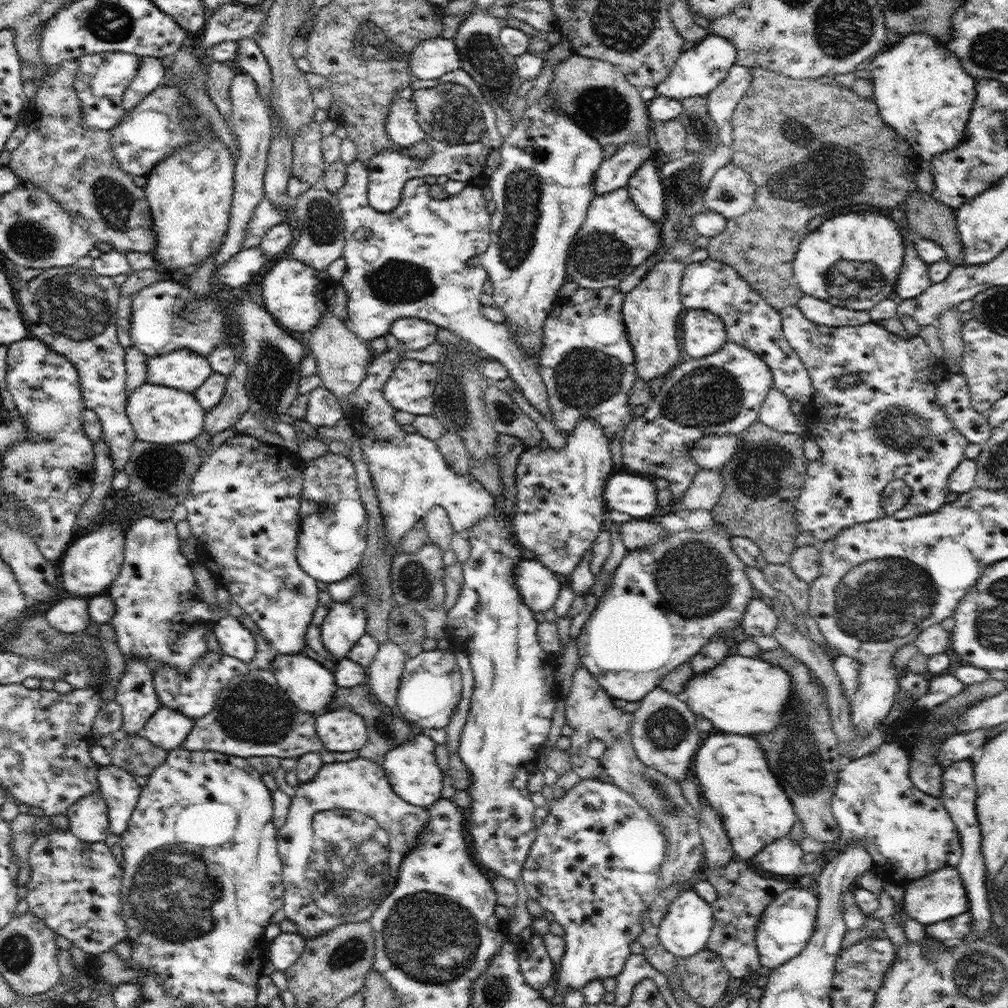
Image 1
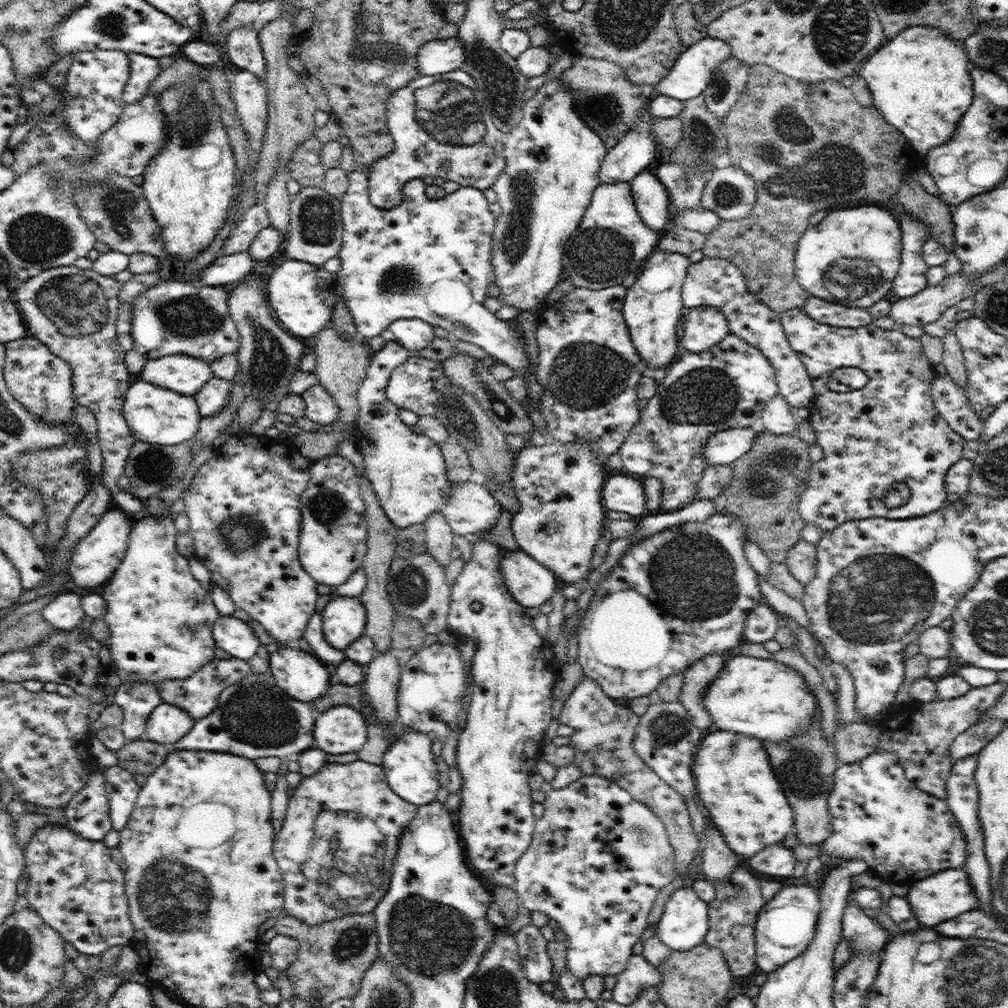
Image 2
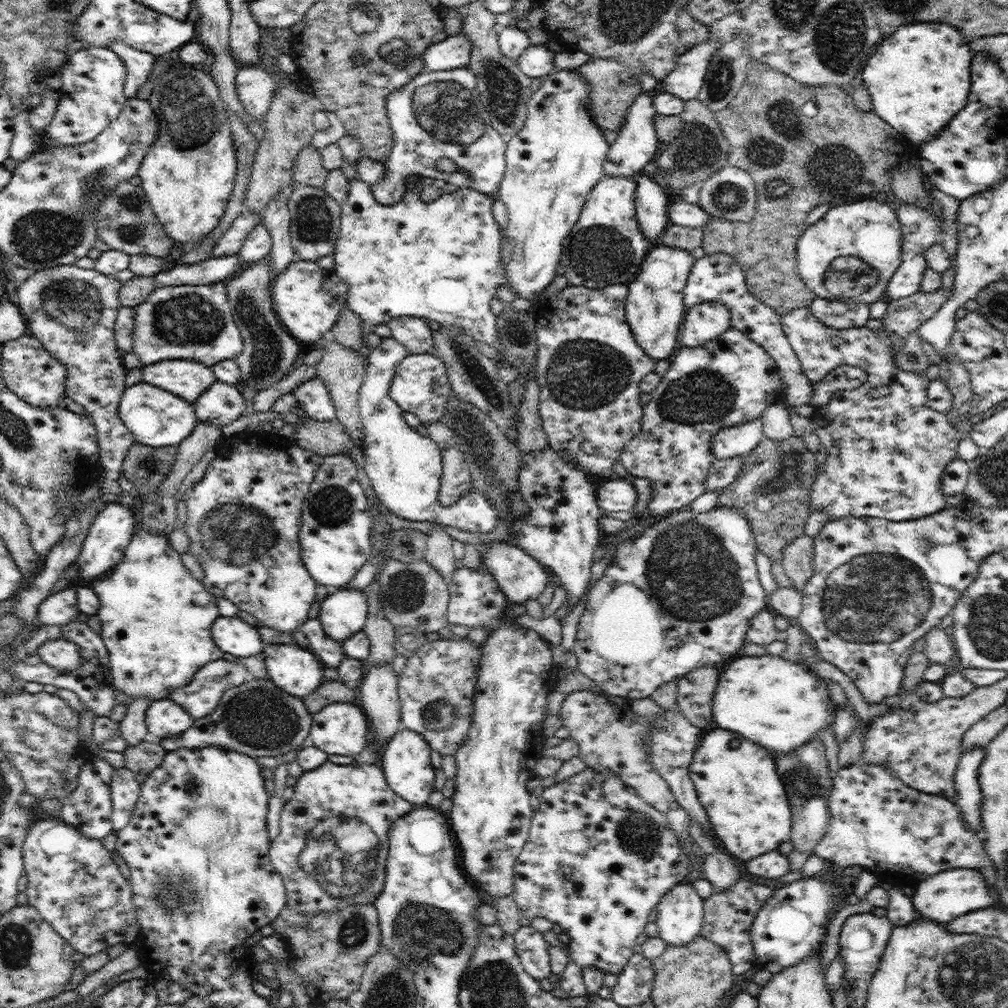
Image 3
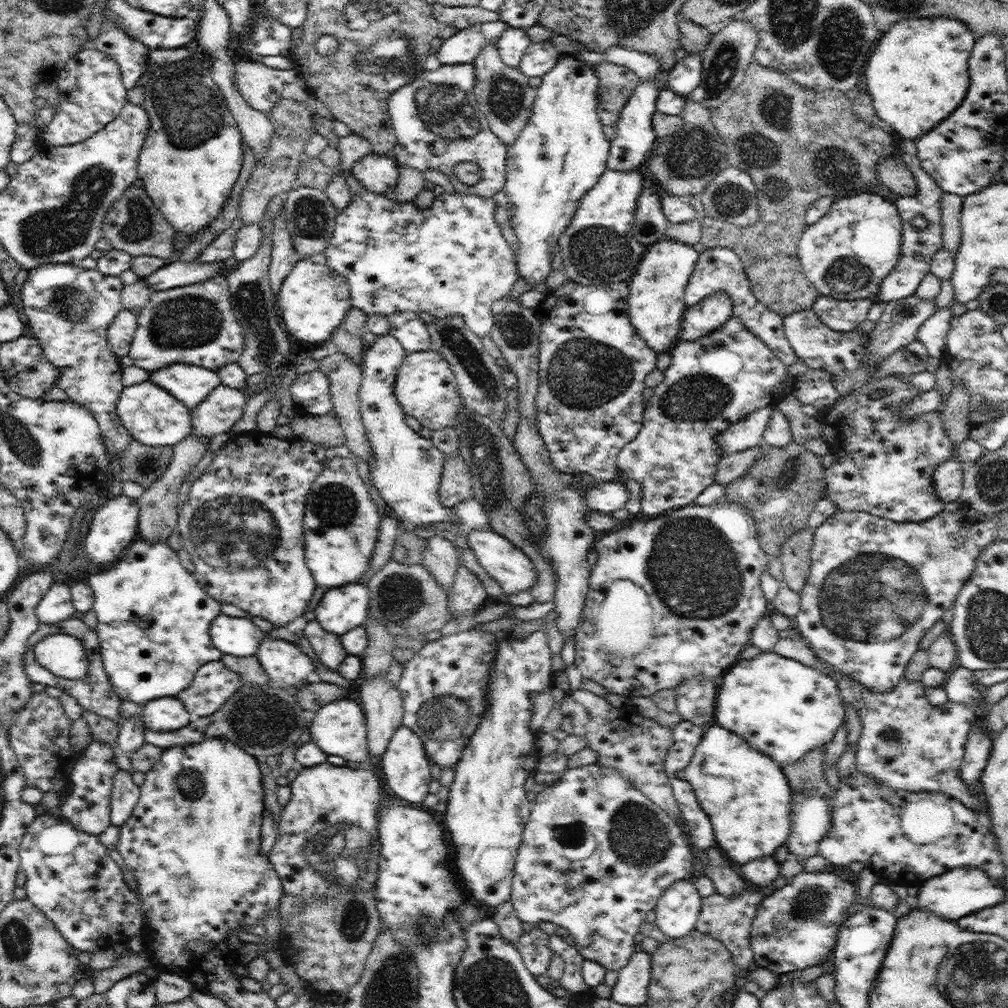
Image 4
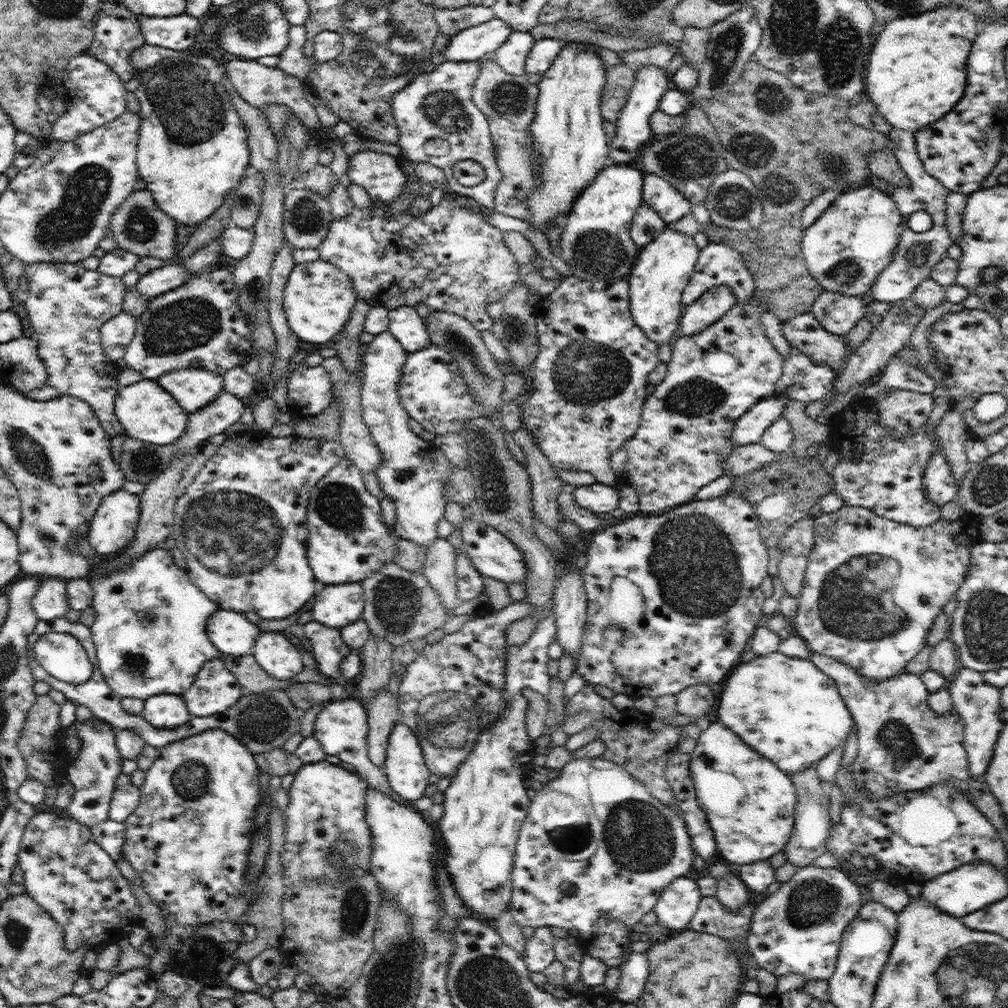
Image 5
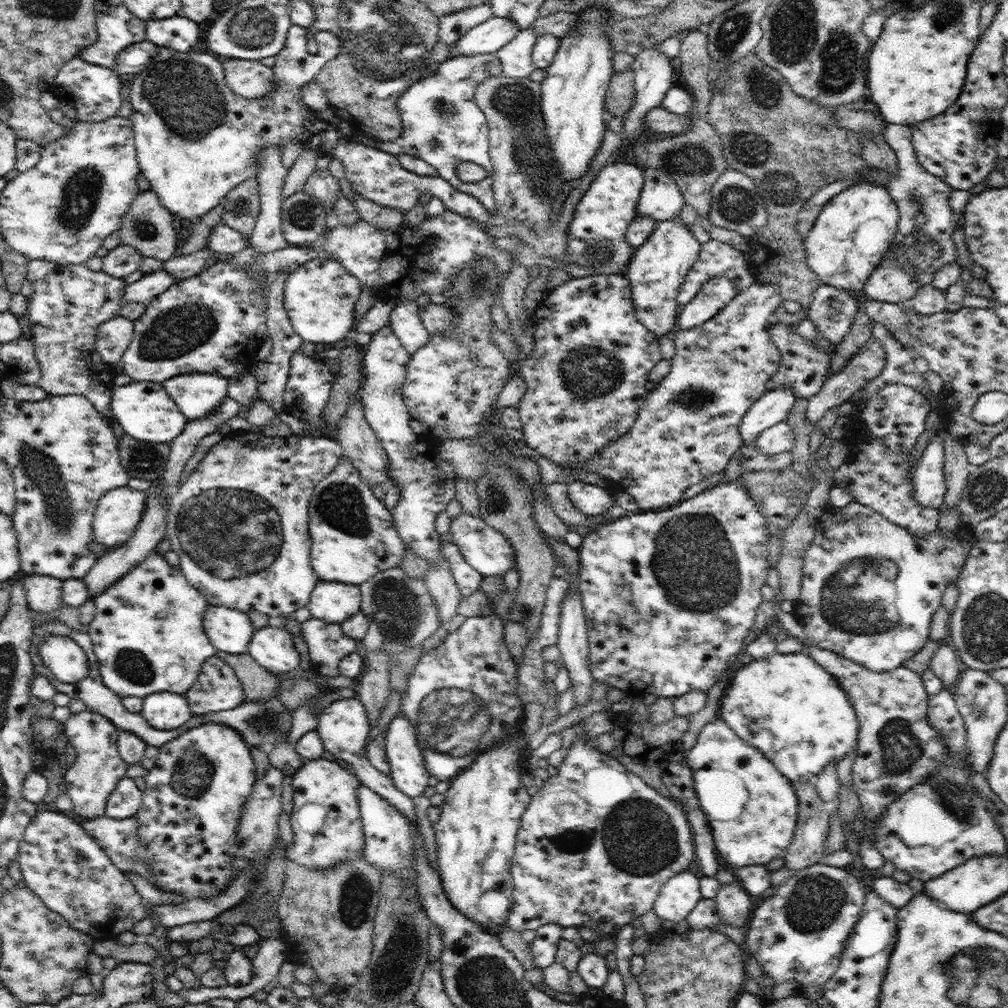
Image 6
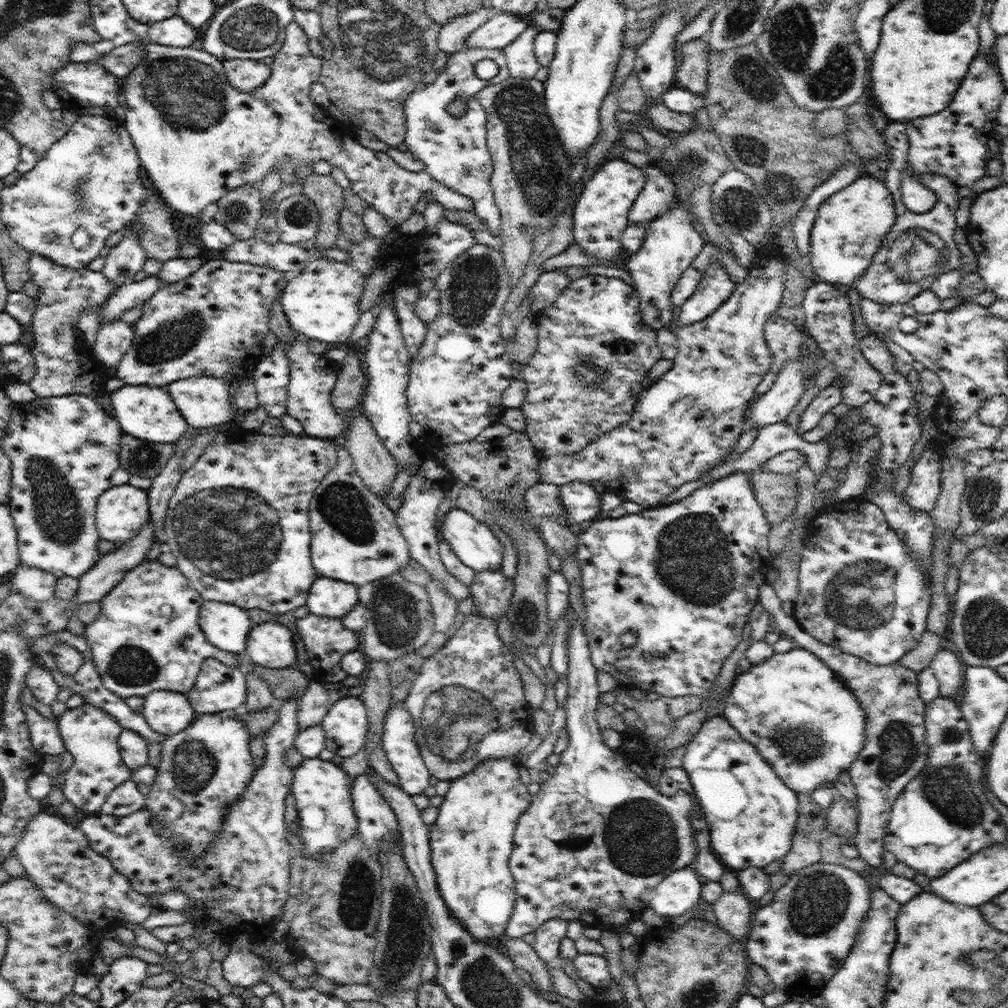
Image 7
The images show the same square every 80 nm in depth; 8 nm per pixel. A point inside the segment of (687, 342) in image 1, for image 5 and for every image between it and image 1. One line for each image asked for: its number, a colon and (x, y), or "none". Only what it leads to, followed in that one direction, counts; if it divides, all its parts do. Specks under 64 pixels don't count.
2: (705, 327)
3: (707, 321)
4: (710, 314)
5: (715, 303)

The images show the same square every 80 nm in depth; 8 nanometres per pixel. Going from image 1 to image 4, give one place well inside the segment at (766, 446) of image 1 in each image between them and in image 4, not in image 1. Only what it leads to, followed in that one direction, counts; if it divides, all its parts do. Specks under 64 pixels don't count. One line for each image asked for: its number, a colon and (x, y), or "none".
2: (767, 482)
3: (773, 487)
4: (782, 487)

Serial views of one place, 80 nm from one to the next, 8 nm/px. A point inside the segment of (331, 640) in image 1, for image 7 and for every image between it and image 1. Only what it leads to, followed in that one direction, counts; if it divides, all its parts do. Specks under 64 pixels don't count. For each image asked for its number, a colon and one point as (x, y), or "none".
2: (343, 617)
3: (343, 613)
4: (341, 609)
5: (336, 606)
6: (331, 601)
7: (327, 597)

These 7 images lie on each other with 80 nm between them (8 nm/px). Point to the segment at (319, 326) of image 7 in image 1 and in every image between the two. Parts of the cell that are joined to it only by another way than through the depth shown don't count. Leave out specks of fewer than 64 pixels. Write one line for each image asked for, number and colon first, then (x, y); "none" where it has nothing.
1: (293, 293)
2: (295, 290)
3: (307, 298)
4: (313, 300)
5: (318, 298)
6: (319, 298)

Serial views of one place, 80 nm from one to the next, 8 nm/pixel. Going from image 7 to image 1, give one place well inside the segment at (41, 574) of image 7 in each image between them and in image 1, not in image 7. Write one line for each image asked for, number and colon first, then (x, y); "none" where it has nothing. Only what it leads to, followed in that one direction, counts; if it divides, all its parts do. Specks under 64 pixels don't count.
1: (70, 615)
2: (65, 612)
3: (60, 608)
4: (56, 605)
5: (51, 601)
6: (44, 593)

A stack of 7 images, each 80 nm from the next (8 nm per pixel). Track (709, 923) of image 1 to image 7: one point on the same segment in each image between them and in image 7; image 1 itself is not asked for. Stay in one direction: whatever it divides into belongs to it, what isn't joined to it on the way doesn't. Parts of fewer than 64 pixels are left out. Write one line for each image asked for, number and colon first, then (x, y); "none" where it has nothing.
2: (684, 924)
3: (681, 910)
4: (677, 911)
5: (677, 904)
6: (677, 897)
7: (680, 891)

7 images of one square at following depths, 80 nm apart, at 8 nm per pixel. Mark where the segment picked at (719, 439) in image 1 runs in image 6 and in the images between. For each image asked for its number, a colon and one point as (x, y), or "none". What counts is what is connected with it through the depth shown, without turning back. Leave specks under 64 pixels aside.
2: (724, 447)
3: (739, 440)
4: (748, 433)
5: (749, 428)
6: (773, 406)

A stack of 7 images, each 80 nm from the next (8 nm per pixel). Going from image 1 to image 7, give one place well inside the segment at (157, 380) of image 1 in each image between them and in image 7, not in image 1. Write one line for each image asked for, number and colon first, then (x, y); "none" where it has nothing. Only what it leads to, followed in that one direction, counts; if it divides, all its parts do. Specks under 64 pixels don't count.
2: (183, 374)
3: (185, 378)
4: (190, 384)
5: (193, 389)
6: (198, 395)
7: (203, 402)

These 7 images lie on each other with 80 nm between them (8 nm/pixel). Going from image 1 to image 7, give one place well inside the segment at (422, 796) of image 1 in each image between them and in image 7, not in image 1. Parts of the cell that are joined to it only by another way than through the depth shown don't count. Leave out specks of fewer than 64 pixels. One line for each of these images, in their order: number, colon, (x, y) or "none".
2: (409, 764)
3: (406, 764)
4: (406, 766)
5: (407, 773)
6: (405, 758)
7: (398, 739)

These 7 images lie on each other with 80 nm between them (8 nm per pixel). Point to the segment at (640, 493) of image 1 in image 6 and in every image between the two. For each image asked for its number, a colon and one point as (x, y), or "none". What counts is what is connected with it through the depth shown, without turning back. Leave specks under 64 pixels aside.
2: (623, 492)
3: (613, 495)
4: (606, 498)
5: (599, 498)
6: (592, 500)

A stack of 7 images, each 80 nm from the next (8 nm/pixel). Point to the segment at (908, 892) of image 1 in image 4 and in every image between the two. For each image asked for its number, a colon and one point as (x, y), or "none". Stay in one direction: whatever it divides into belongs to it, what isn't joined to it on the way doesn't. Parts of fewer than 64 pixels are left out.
2: (936, 899)
3: (950, 894)
4: (964, 890)

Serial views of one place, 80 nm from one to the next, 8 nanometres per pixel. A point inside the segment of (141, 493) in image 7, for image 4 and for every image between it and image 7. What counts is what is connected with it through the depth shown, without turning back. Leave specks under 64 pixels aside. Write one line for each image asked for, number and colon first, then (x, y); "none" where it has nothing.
4: (114, 526)
5: (113, 526)
6: (118, 512)

